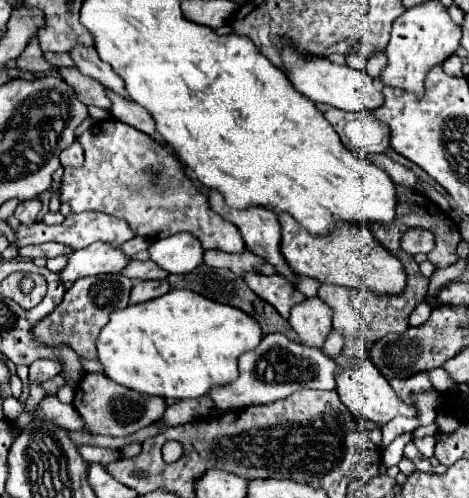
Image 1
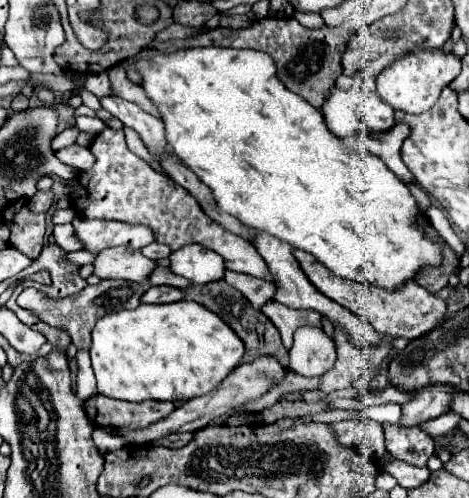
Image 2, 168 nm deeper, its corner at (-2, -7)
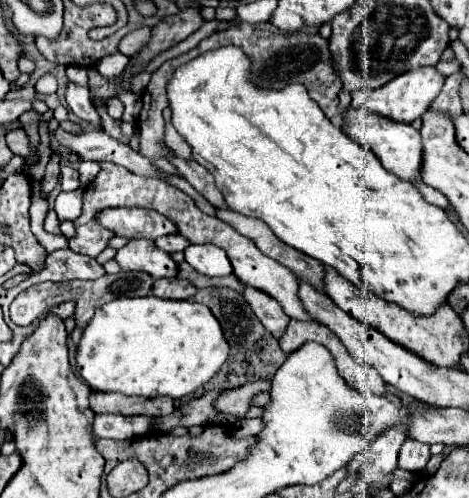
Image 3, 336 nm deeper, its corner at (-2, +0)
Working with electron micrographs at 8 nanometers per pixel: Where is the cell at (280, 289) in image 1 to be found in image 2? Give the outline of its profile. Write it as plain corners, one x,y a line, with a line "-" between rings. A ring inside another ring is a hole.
267,302
263,306
263,314
275,324
275,328
281,334
283,346
287,350
291,348
291,340
293,340
293,334
295,334
297,328
301,328
301,326
323,328
321,316
317,312
313,312
313,310
293,310
293,308
279,304
279,302

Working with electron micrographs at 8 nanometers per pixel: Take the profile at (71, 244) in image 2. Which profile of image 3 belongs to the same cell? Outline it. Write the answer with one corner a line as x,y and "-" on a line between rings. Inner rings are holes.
93,219
93,221
77,227
75,229
75,237
71,237
67,241
69,241
69,249
71,251
97,257
107,247
107,241
111,237
113,235
107,233
107,229
103,229
101,225
95,225
95,219

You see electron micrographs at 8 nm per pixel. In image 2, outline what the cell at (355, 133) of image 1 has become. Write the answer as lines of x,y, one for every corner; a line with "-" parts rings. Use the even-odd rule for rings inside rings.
401,122
401,124
395,124
387,134
383,136
371,136
371,138
365,138
365,140
359,140
361,142
361,148
355,150
355,152
361,152
361,150
367,150
375,156
379,156
387,168
391,172
395,172
395,176
399,180
403,180
405,184
417,184
415,176
407,170
407,166
403,164
401,160
401,144
403,140
411,134
411,128

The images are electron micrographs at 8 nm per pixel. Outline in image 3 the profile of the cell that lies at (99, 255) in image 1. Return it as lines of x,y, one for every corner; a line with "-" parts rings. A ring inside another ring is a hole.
131,239
127,245
117,249
115,261
123,271
145,271
153,279
175,277
177,269
177,263
169,253
157,249
153,241
147,239

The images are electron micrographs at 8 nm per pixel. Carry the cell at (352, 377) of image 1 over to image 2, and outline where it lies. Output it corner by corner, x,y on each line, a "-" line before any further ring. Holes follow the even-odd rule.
383,424
383,428
385,428
385,444
387,444
387,450
393,458
403,460
403,462
413,464
413,466
427,466
427,460
435,452
435,440
425,430
421,430
421,428
401,428
397,424

